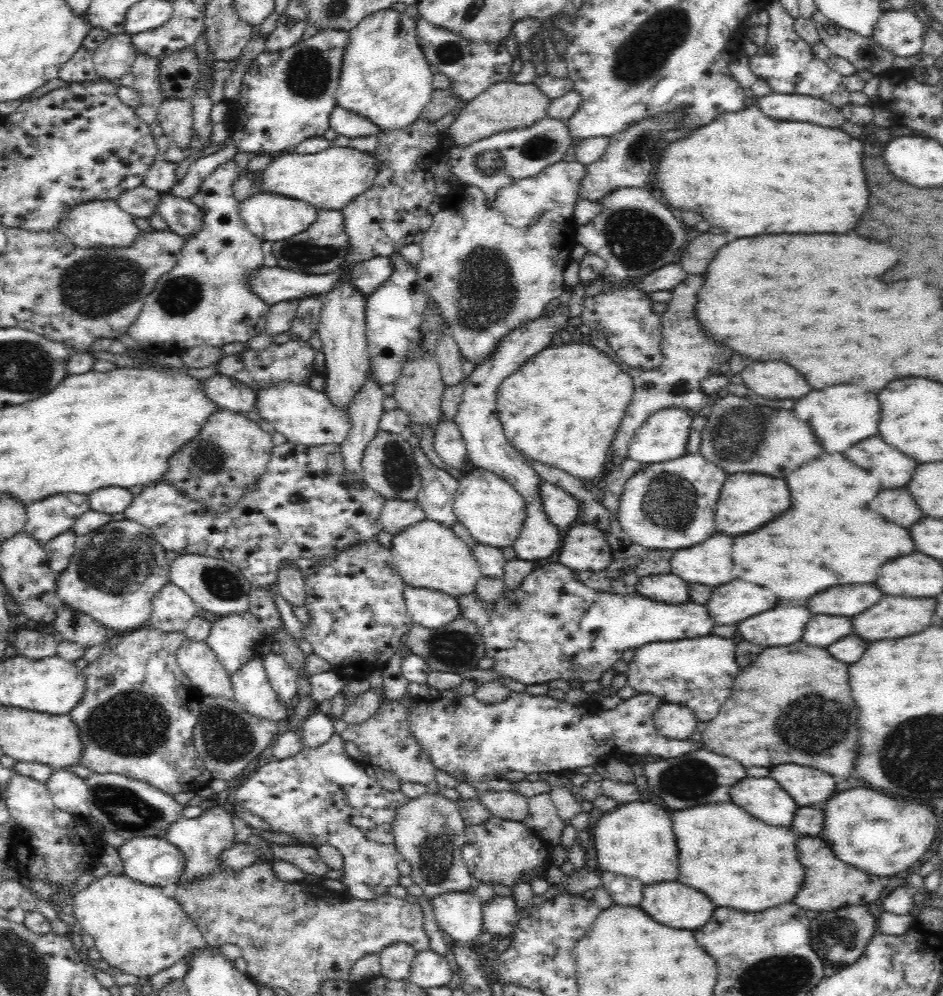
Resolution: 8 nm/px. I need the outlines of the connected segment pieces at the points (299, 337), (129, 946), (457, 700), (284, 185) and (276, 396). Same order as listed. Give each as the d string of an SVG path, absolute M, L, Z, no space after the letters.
M308 297L299 300L296 314L289 328L289 337L294 341L304 341L312 338L321 325L320 317L323 307L322 297Z
M108 873L101 878L95 878L83 890L73 897L73 904L68 909L77 920L77 928L84 935L90 934L99 952L102 965L109 965L142 979L148 979L167 970L172 964L185 958L194 948L207 946L202 933L194 925L180 905L173 898L165 896L160 887L148 886L132 880L126 875Z
M512 691L508 698L496 704L480 702L474 694L457 694L457 696L437 695L432 701L414 698L408 713L408 729L416 743L429 755L430 762L436 770L448 773L458 782L468 782L475 786L485 786L486 782L496 778L504 779L510 771L527 774L552 772L557 775L571 772L582 766L590 766L618 755L637 755L660 757L660 759L677 758L700 748L687 740L672 740L656 730L652 714L661 700L652 694L637 694L623 699L614 709L587 713L581 705L570 704L547 695L532 695L526 691Z
M334 148L316 154L285 153L263 170L261 190L312 204L320 210L342 210L354 198L374 186L381 164L373 153L354 148Z
M284 380L272 382L270 386L256 388L253 416L270 424L276 432L286 437L288 442L306 446L338 444L348 436L350 419L346 411L332 407L328 397L322 391L316 391L302 382Z

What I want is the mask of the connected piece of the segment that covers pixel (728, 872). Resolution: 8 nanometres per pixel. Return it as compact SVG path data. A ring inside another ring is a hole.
M732 802L704 804L672 812L672 828L678 844L678 882L704 892L714 906L730 906L740 912L760 912L768 906L790 902L800 890L804 868L796 858L794 832L784 826L768 826Z

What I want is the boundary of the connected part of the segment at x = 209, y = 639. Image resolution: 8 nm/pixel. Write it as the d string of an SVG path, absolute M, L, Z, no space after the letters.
M251 586L248 598L248 610L242 613L216 617L211 623L210 634L206 637L206 645L218 657L220 664L228 674L234 674L240 666L259 656L259 646L270 643L275 632L282 630L284 622L274 603L274 598L267 587Z

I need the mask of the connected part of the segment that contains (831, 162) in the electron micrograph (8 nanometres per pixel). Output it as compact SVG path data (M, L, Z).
M757 103L750 107L744 107L738 112L724 112L714 118L712 122L705 123L696 129L690 130L688 136L676 140L672 143L664 143L658 150L658 162L655 181L657 182L660 196L668 204L672 204L674 208L682 208L682 206L694 206L694 204L708 204L710 212L700 212L702 218L710 224L710 226L718 226L718 228L726 228L726 232L734 230L734 236L738 238L746 238L746 236L758 236L758 234L814 234L814 232L834 232L834 234L844 234L850 228L856 226L860 214L866 210L866 202L868 202L868 188L866 188L866 180L864 180L864 172L862 172L862 142L848 138L848 134L844 134L840 128L832 130L832 128L824 128L824 126L814 126L810 122L776 122L768 116L764 116Z

